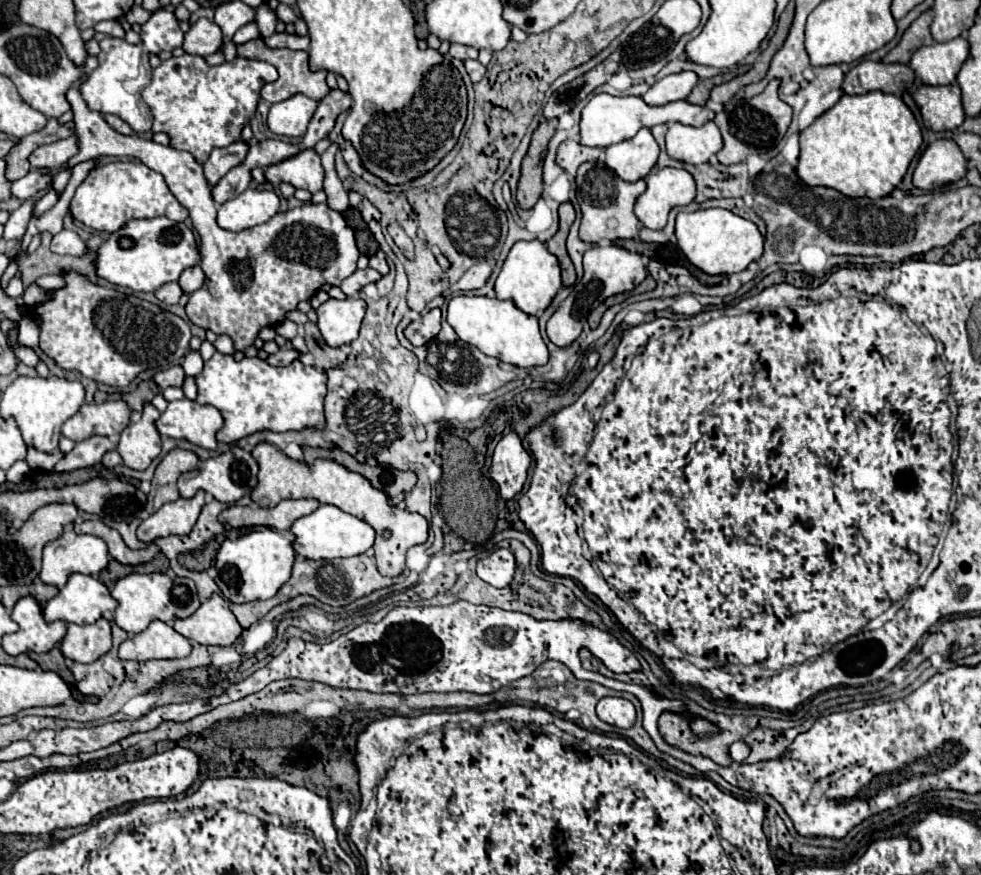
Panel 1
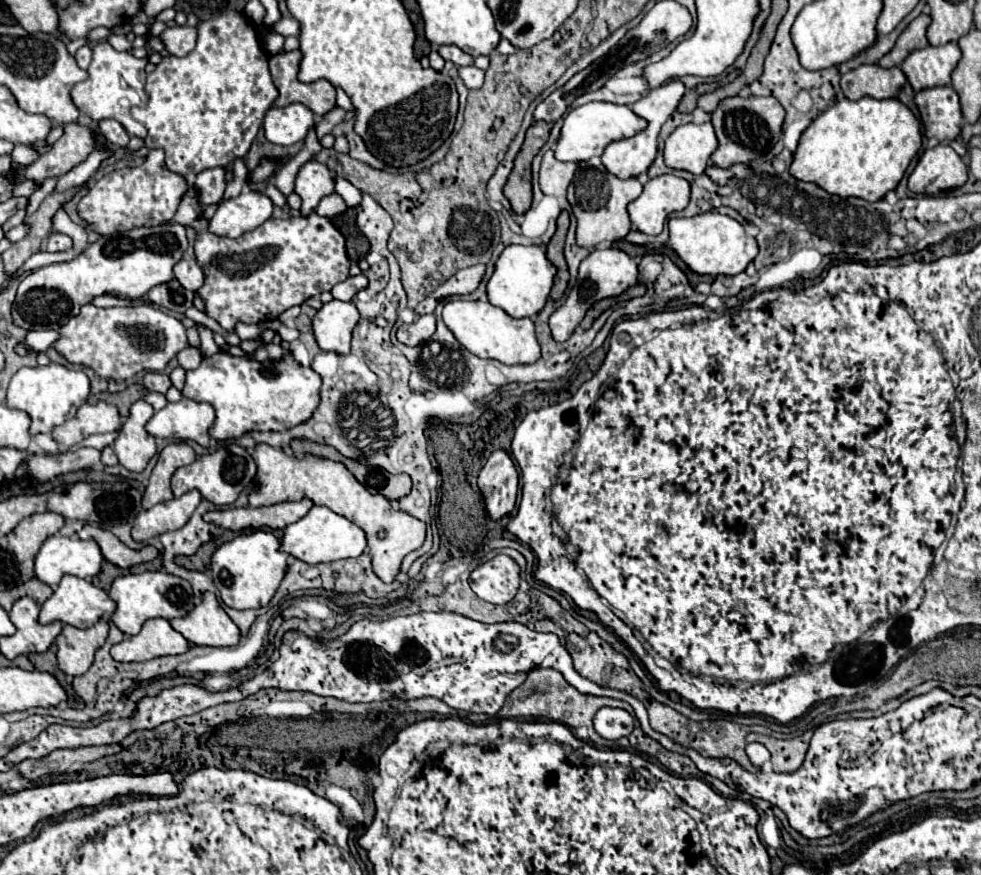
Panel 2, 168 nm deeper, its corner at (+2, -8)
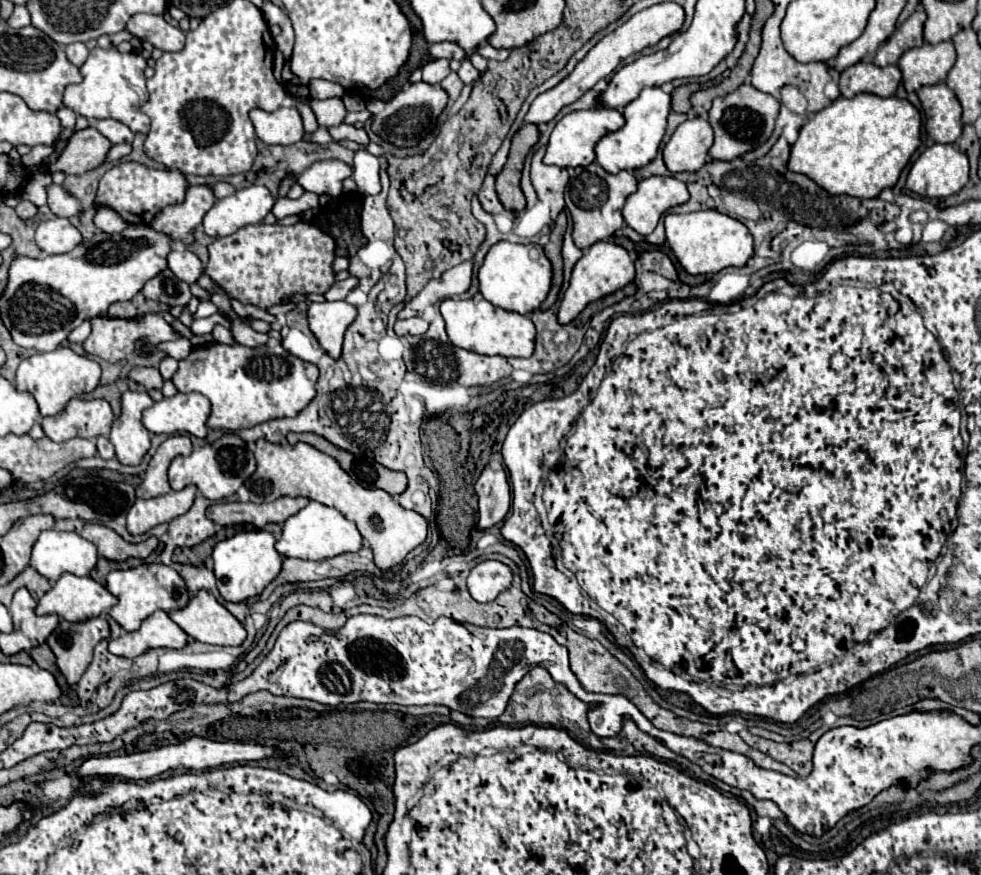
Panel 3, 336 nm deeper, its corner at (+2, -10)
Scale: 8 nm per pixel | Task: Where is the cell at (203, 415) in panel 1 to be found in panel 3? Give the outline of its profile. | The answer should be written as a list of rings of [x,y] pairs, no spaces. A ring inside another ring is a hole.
[[[175,394],[173,398],[163,398],[143,412],[143,426],[153,434],[191,434],[197,438],[207,436],[207,418],[211,414],[209,400],[203,394]]]

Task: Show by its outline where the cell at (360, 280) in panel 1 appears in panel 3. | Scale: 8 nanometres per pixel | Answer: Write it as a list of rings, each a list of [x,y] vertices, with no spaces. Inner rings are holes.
[[[351,276],[351,278],[343,280],[343,282],[337,282],[337,284],[333,284],[333,286],[325,292],[325,298],[327,298],[327,300],[345,300],[345,296],[347,296],[357,284],[359,284],[359,280],[357,280],[355,276]]]

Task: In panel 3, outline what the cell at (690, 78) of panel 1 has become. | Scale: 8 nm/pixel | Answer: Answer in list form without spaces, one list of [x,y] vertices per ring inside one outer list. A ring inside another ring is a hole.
[[[645,88],[637,100],[625,106],[623,110],[625,126],[613,134],[603,136],[597,142],[595,146],[597,164],[609,174],[619,174],[621,170],[639,170],[647,166],[657,156],[659,144],[665,136],[669,112],[671,112],[671,94],[665,92],[663,88]]]

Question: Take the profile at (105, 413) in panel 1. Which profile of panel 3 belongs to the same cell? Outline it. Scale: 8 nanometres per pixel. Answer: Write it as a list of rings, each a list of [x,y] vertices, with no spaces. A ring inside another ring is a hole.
[[[73,398],[67,408],[55,416],[43,418],[41,426],[53,442],[67,442],[75,436],[97,438],[109,436],[115,414],[107,400],[79,400]]]

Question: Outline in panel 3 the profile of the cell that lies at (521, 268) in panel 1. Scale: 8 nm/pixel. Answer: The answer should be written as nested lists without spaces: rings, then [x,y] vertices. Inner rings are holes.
[[[497,242],[491,246],[489,254],[485,256],[483,266],[479,268],[479,288],[485,300],[493,306],[503,308],[507,312],[517,314],[531,314],[541,306],[545,300],[549,286],[551,286],[551,264],[543,254],[543,246],[539,244],[511,244],[511,242]]]

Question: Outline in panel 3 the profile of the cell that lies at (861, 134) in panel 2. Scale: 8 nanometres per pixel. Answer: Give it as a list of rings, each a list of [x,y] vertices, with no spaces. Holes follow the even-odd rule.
[[[857,94],[853,98],[839,96],[825,110],[817,112],[799,132],[797,142],[791,146],[789,170],[809,176],[829,194],[847,194],[857,198],[877,198],[881,190],[893,188],[901,170],[921,144],[921,114],[909,102],[895,96],[879,98],[875,94]]]

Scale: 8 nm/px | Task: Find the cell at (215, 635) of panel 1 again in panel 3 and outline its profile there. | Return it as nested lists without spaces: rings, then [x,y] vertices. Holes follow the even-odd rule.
[[[201,590],[185,608],[169,616],[183,632],[205,644],[241,646],[245,640],[243,624],[207,590]]]

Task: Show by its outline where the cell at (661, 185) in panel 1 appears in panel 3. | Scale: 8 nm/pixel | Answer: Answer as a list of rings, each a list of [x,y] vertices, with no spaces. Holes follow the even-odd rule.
[[[651,176],[639,182],[637,192],[633,192],[623,208],[623,218],[627,226],[635,232],[647,236],[655,230],[659,218],[673,206],[685,204],[689,192],[685,182],[675,176]]]

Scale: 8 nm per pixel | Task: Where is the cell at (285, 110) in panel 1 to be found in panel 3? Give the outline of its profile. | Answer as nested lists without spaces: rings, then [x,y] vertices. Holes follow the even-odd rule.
[[[277,108],[275,112],[265,110],[251,110],[251,122],[257,130],[257,136],[265,144],[279,144],[291,146],[305,136],[303,120],[297,108]]]

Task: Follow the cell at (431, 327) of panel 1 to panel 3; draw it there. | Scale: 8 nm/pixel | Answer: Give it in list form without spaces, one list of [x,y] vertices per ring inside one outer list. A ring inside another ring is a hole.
[[[415,316],[415,318],[407,318],[407,320],[397,320],[395,322],[395,334],[397,336],[405,336],[405,334],[413,334],[413,336],[421,336],[425,334],[429,328],[429,322],[425,322],[423,318]]]

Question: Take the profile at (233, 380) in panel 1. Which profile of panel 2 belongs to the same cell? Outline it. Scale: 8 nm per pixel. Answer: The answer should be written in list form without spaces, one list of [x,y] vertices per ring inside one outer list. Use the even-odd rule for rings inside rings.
[[[217,352],[201,360],[199,368],[187,372],[183,396],[209,402],[215,408],[215,424],[209,434],[215,440],[239,438],[253,430],[287,430],[305,422],[319,404],[321,376],[301,366],[291,354],[281,360],[257,362],[253,354],[233,358]]]

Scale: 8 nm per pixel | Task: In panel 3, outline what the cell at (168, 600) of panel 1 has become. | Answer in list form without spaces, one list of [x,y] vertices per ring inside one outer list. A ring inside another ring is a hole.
[[[141,564],[129,570],[115,570],[107,576],[107,590],[117,596],[117,604],[111,608],[111,618],[127,632],[139,630],[141,622],[155,610],[181,610],[189,604],[189,590],[185,580],[165,564]]]

